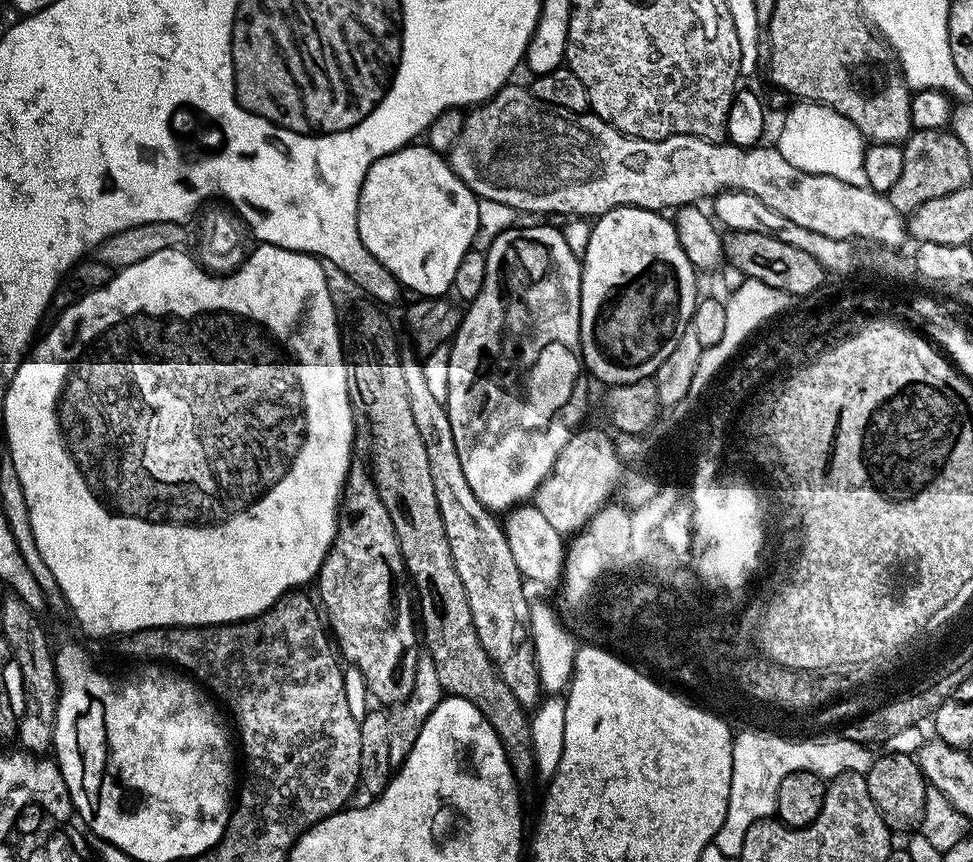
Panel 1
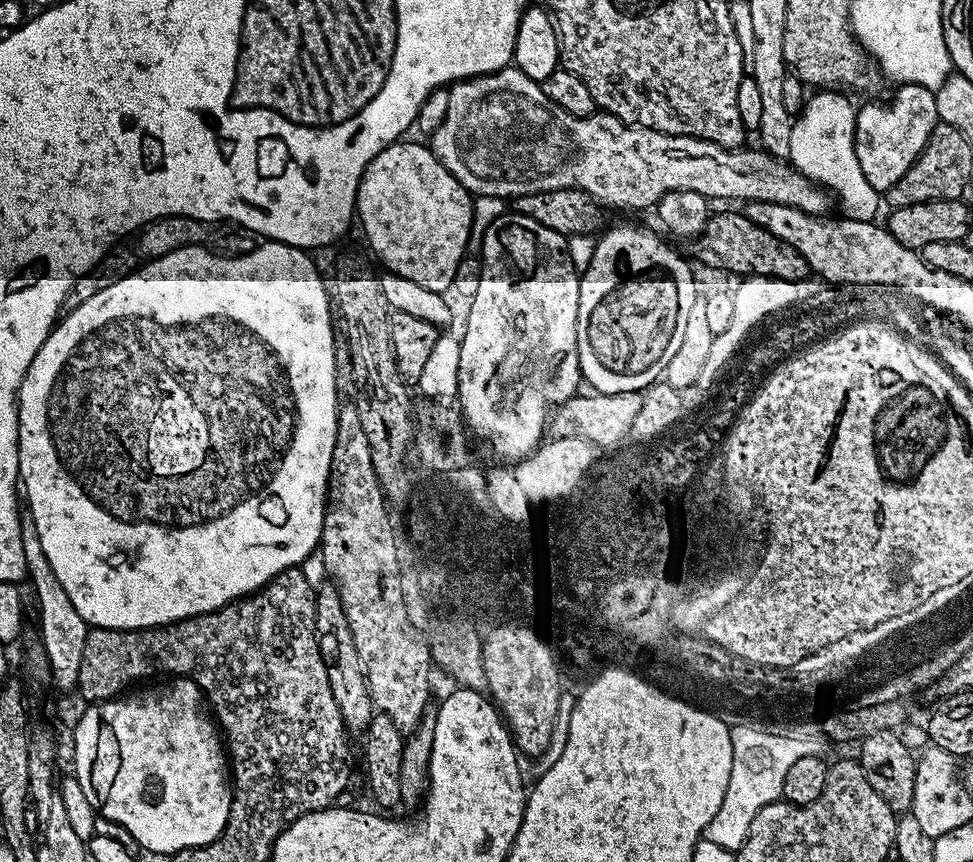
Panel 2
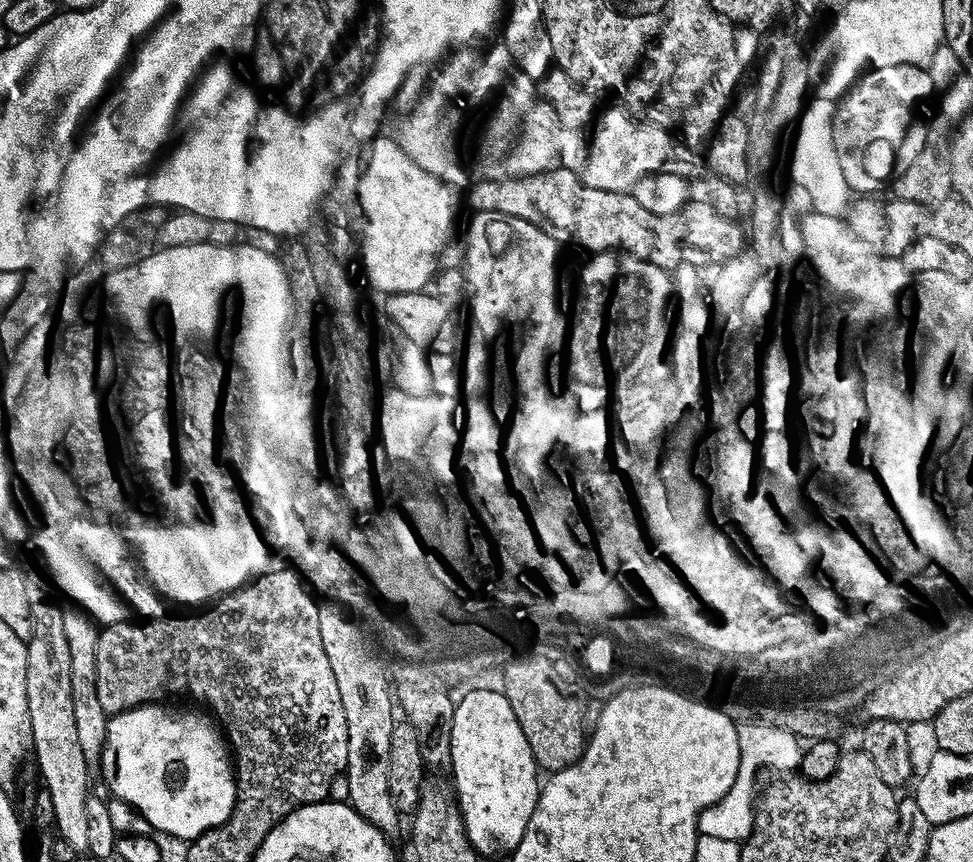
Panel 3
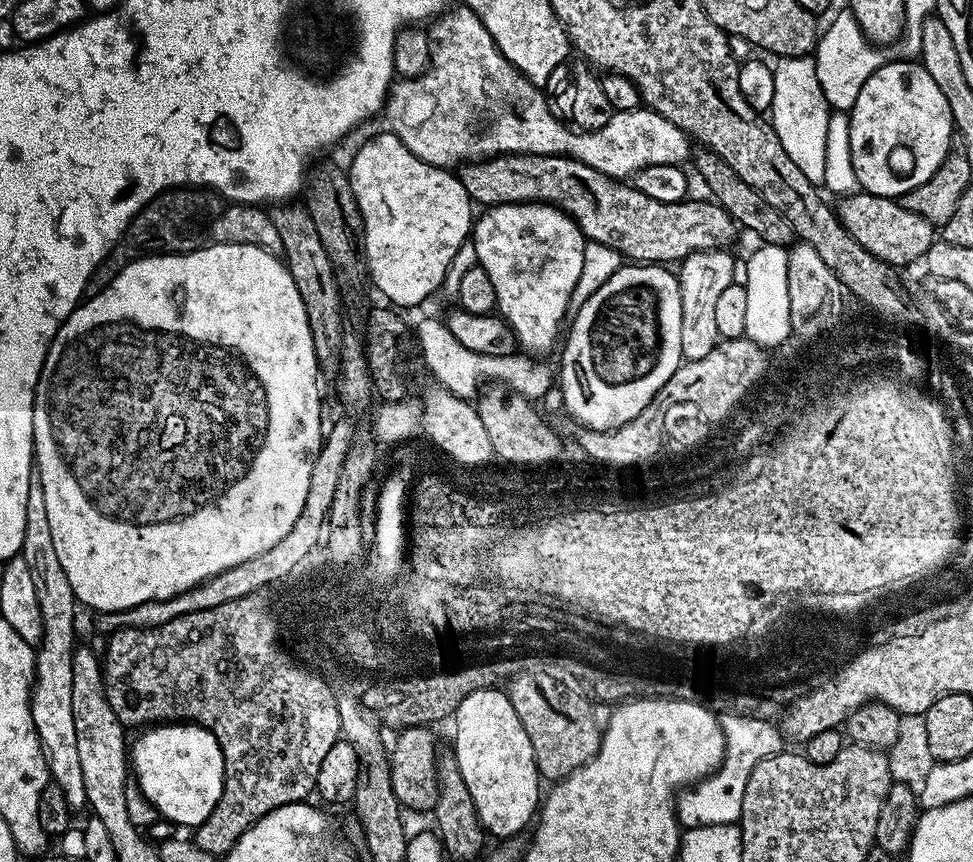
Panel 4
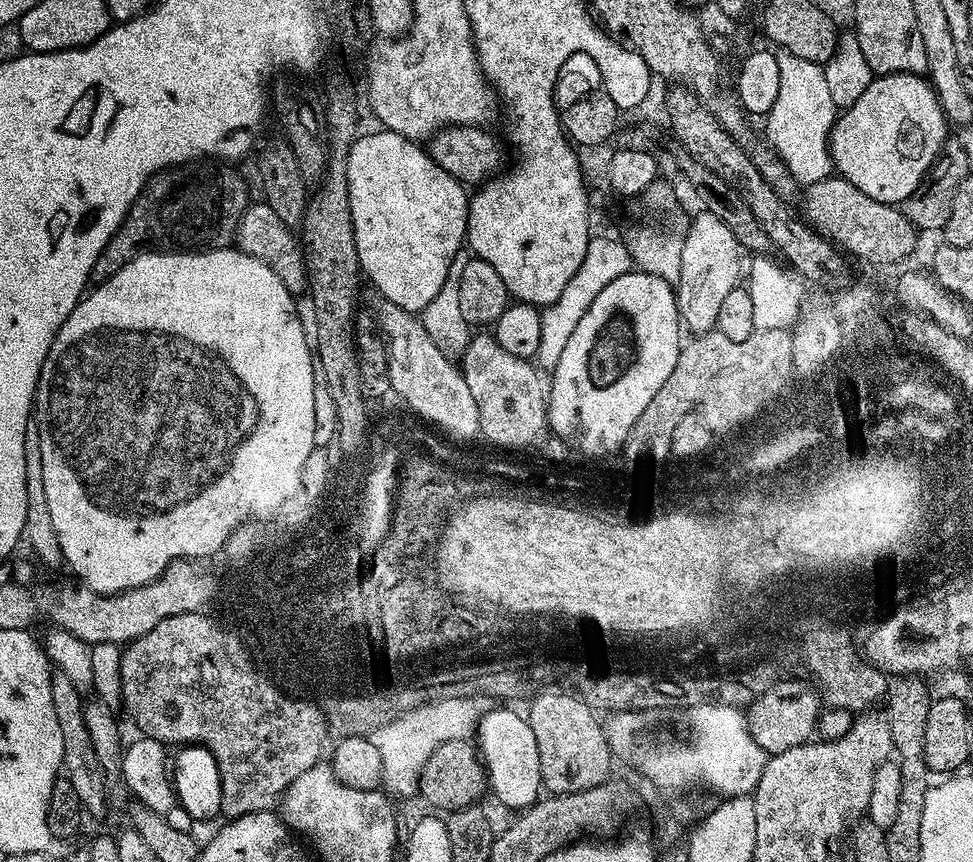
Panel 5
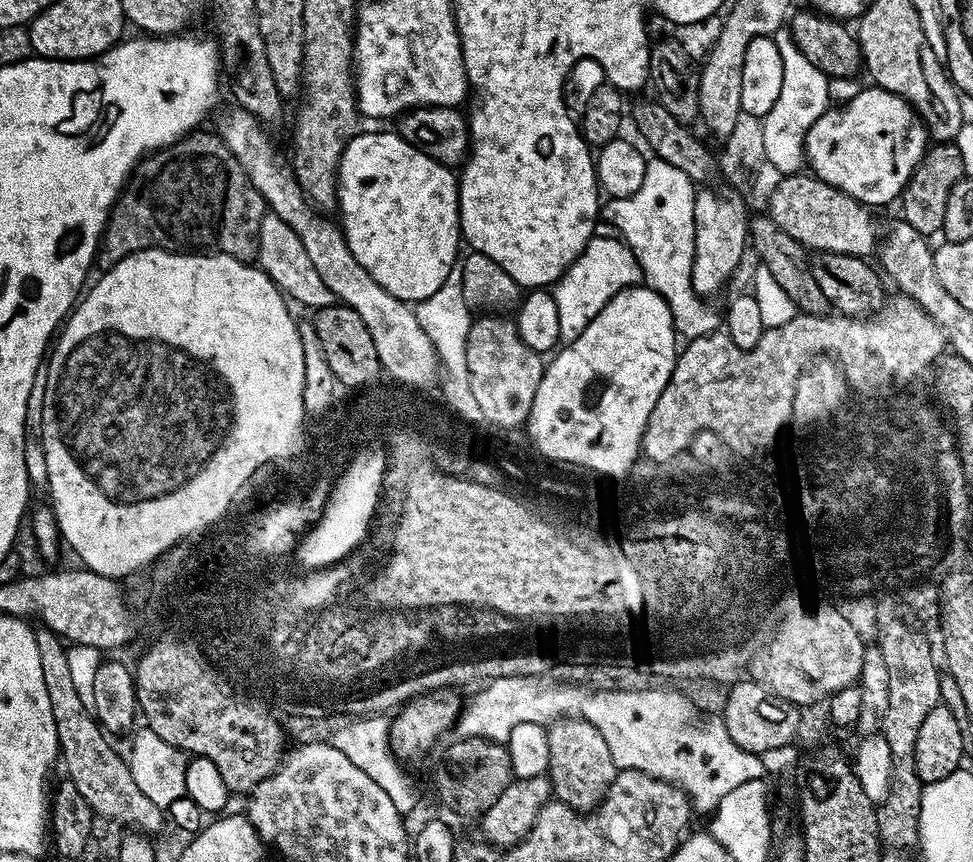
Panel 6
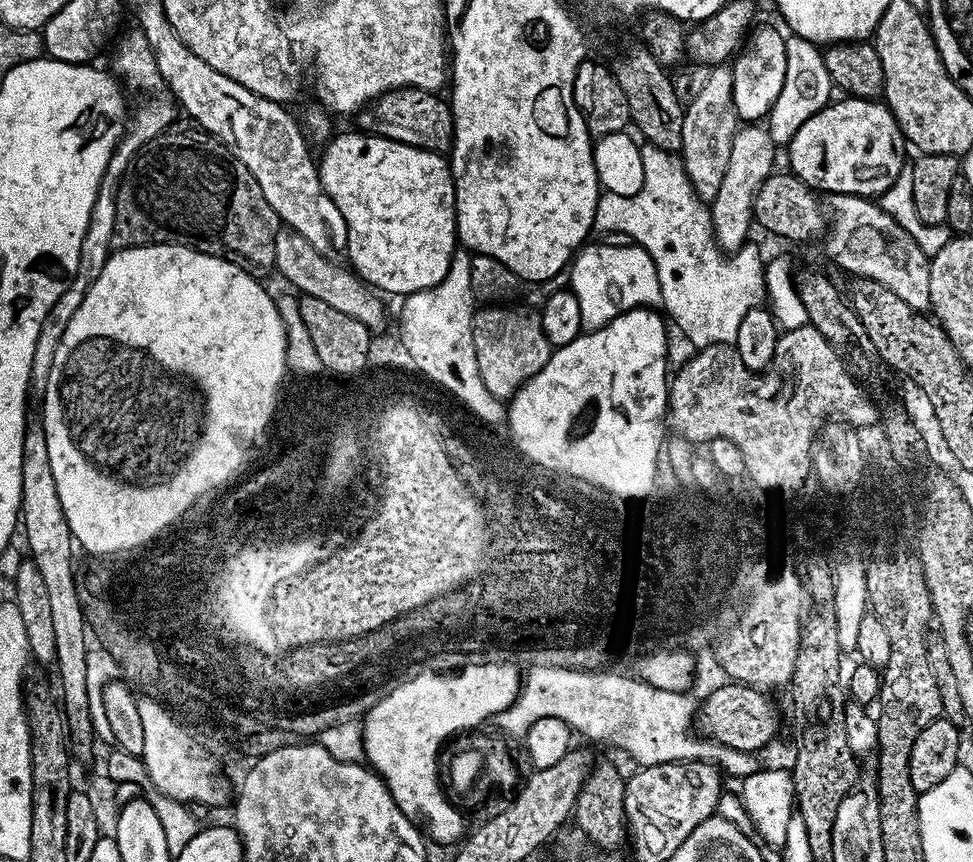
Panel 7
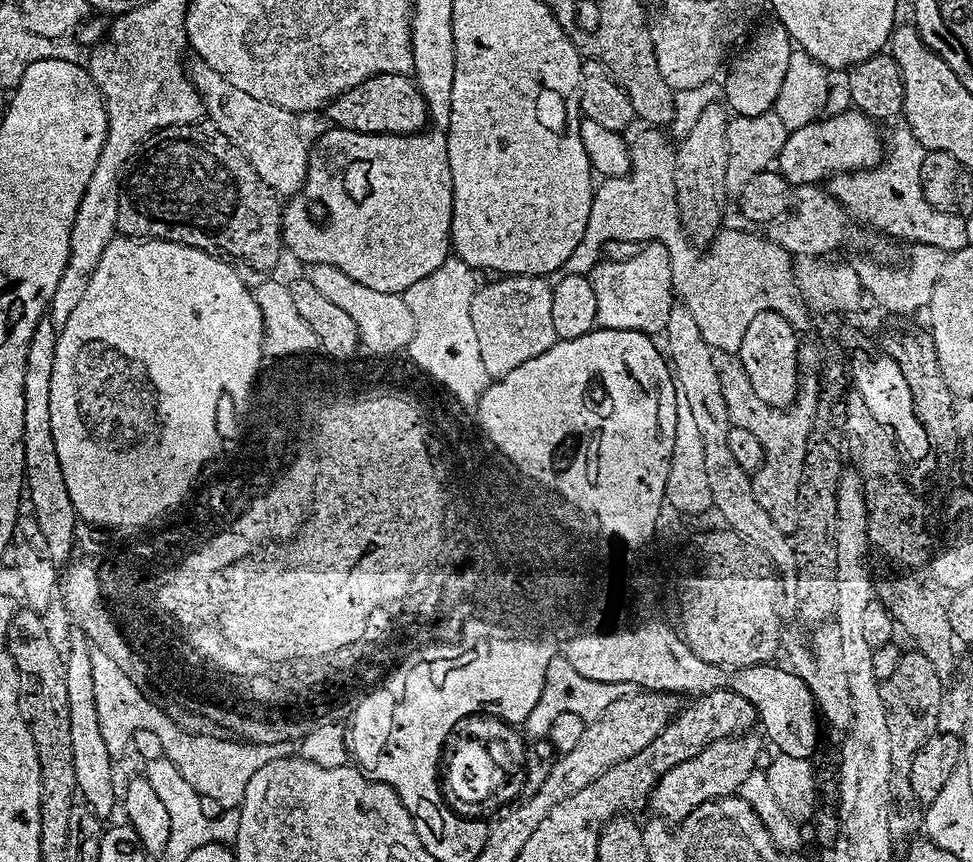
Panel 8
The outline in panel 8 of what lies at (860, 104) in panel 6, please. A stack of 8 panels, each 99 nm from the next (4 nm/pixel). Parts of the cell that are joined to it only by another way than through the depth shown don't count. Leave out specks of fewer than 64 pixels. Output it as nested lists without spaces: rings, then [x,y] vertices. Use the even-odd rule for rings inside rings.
[[[857,110],[840,112],[829,120],[817,118],[800,129],[789,131],[780,151],[778,170],[788,179],[789,185],[820,184],[839,172],[856,172],[860,168],[875,168],[886,147],[877,121]]]

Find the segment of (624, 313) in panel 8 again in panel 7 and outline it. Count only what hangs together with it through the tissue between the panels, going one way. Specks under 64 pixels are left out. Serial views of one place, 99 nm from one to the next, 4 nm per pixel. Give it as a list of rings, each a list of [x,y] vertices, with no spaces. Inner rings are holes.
[[[602,242],[587,243],[571,261],[569,289],[578,298],[582,314],[581,329],[595,332],[614,317],[631,309],[661,305],[661,282],[657,267],[645,248],[629,244],[626,247],[606,246]]]

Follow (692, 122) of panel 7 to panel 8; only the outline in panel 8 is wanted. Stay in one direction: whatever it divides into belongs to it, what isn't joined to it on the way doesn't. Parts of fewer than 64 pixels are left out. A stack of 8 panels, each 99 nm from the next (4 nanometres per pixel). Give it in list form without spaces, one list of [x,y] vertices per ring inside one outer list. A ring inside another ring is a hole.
[[[723,103],[710,104],[699,115],[690,134],[686,134],[684,139],[675,145],[674,189],[677,190],[678,214],[684,224],[684,231],[700,246],[715,240],[716,233],[722,228],[720,219],[724,216],[724,192],[726,193],[728,183],[726,130],[729,119],[729,109]]]

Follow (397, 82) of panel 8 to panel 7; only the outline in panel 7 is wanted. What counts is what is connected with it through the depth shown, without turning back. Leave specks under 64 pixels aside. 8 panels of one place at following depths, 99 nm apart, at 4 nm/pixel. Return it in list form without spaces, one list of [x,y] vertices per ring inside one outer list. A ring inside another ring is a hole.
[[[395,88],[382,94],[371,104],[355,113],[359,131],[365,134],[381,136],[406,146],[421,148],[427,152],[448,154],[452,151],[454,138],[454,118],[452,105],[443,95],[427,92],[421,88]]]

